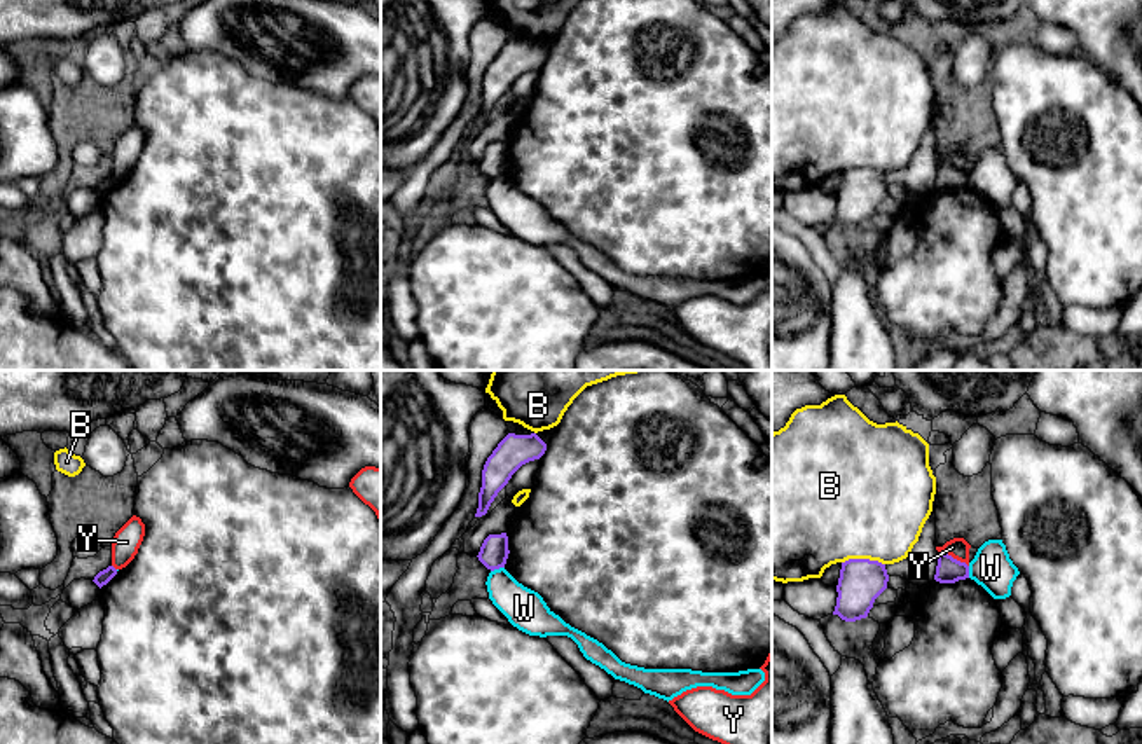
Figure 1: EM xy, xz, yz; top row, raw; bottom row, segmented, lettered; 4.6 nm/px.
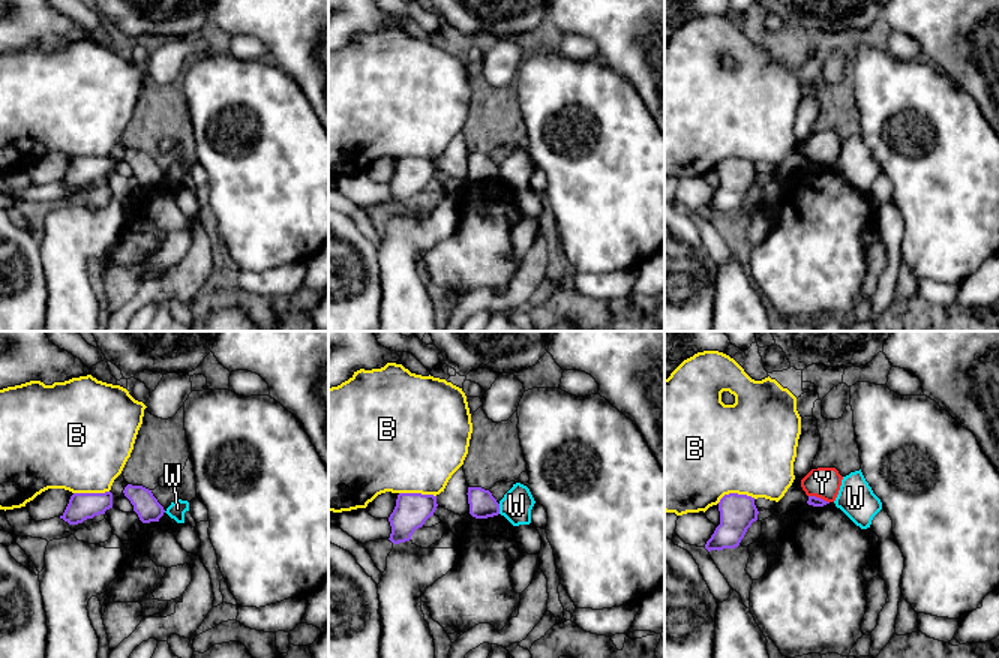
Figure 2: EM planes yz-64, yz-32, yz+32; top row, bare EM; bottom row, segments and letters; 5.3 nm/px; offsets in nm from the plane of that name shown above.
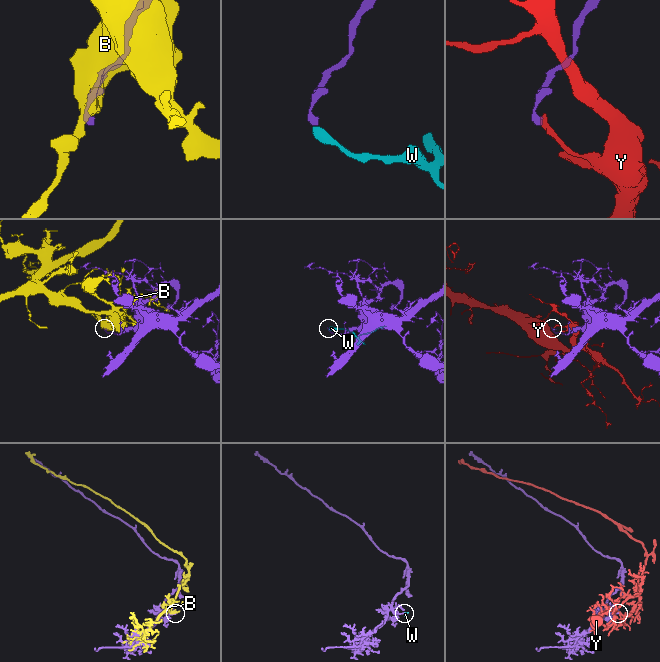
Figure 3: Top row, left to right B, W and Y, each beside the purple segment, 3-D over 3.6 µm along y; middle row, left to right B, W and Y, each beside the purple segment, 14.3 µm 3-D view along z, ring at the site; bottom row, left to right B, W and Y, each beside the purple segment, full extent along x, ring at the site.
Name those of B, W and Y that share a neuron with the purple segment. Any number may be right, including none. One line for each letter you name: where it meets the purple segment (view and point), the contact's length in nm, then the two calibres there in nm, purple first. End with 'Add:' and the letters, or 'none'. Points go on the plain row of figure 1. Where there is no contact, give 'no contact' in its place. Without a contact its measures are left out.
Add: none

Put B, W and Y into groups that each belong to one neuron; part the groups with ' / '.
B / W / Y

